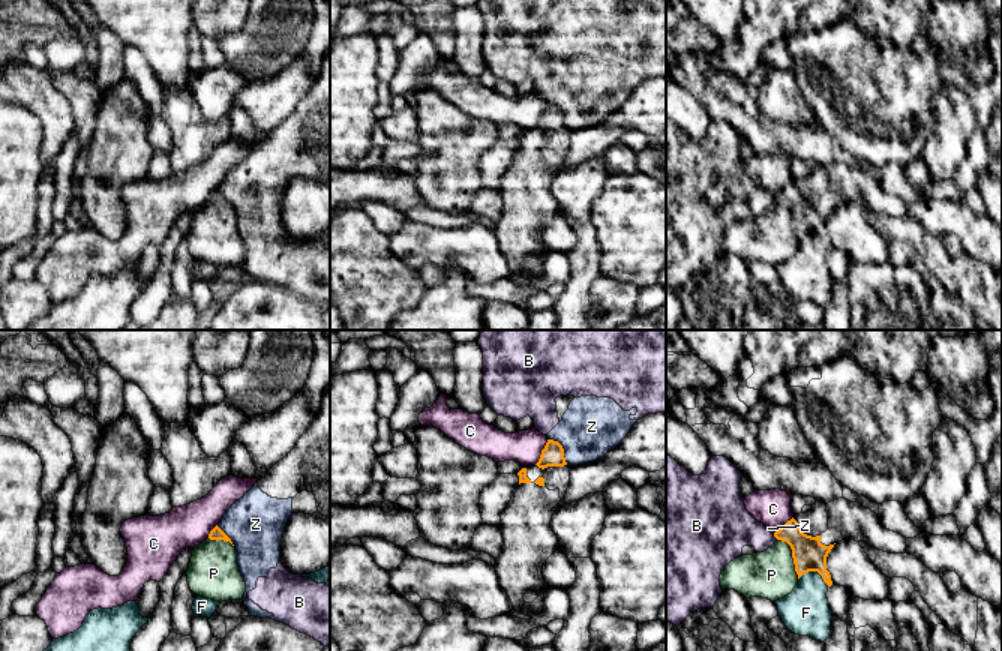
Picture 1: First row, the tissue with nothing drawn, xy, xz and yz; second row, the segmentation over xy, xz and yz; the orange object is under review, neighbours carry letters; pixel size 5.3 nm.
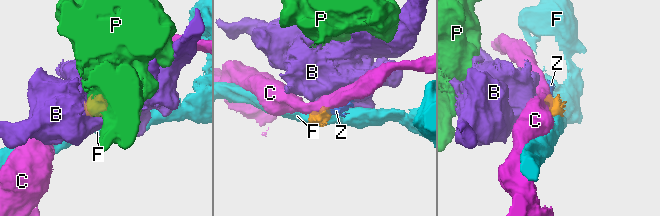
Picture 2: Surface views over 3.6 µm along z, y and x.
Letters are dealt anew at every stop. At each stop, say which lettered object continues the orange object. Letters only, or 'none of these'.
P

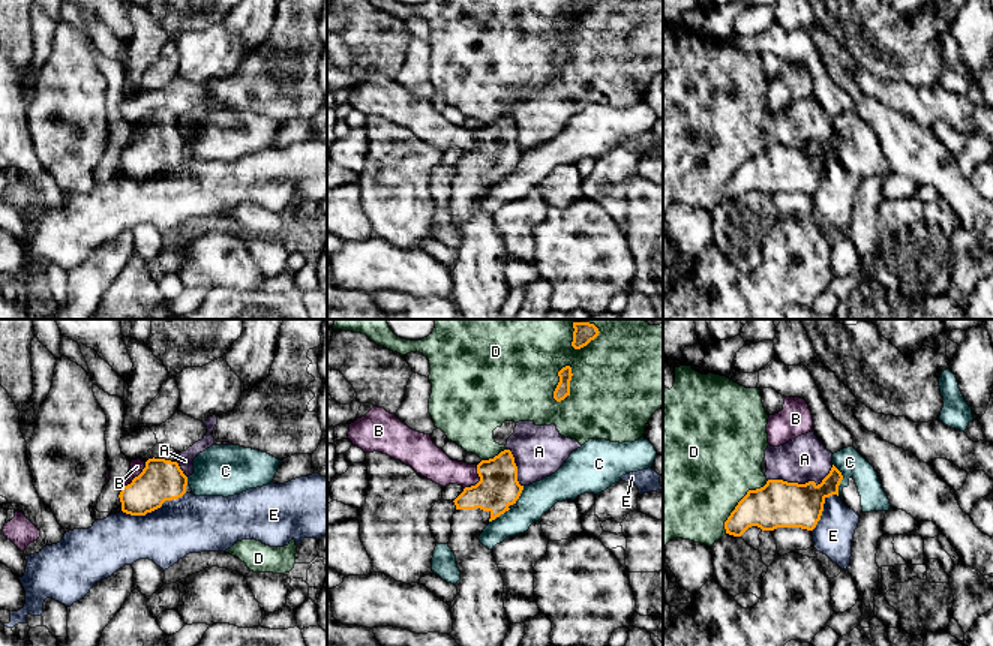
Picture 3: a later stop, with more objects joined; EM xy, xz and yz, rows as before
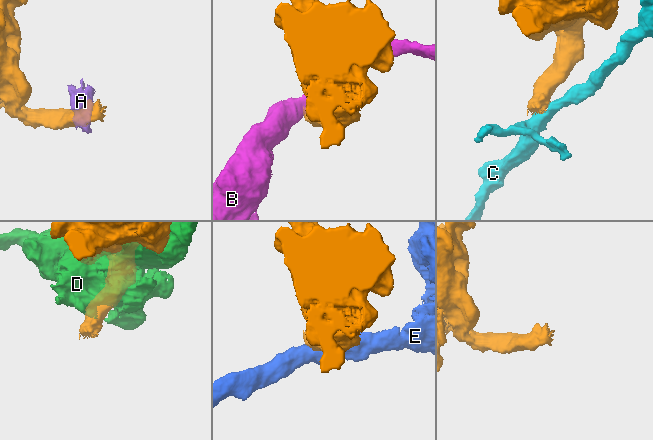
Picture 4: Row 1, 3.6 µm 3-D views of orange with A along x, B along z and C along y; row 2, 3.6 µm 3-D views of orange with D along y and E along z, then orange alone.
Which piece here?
none of these

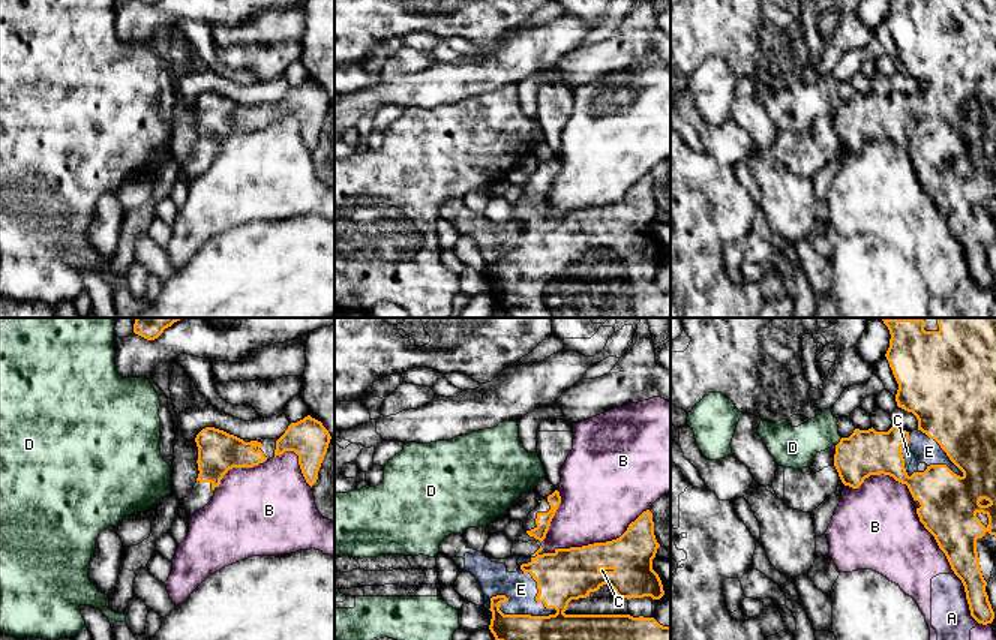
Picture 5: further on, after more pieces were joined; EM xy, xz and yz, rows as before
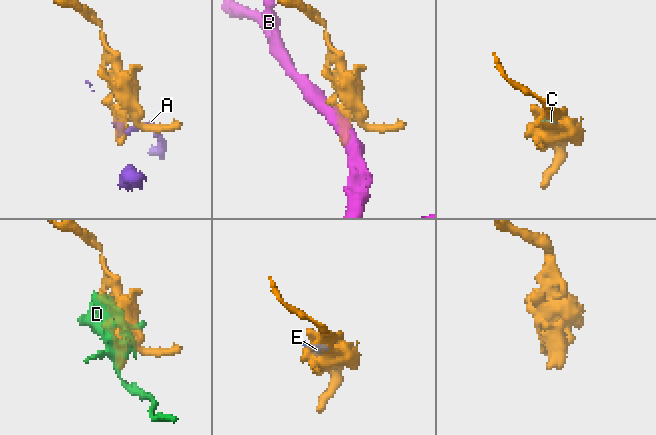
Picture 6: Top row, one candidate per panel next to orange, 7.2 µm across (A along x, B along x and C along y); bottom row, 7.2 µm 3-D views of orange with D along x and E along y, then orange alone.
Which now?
C, E

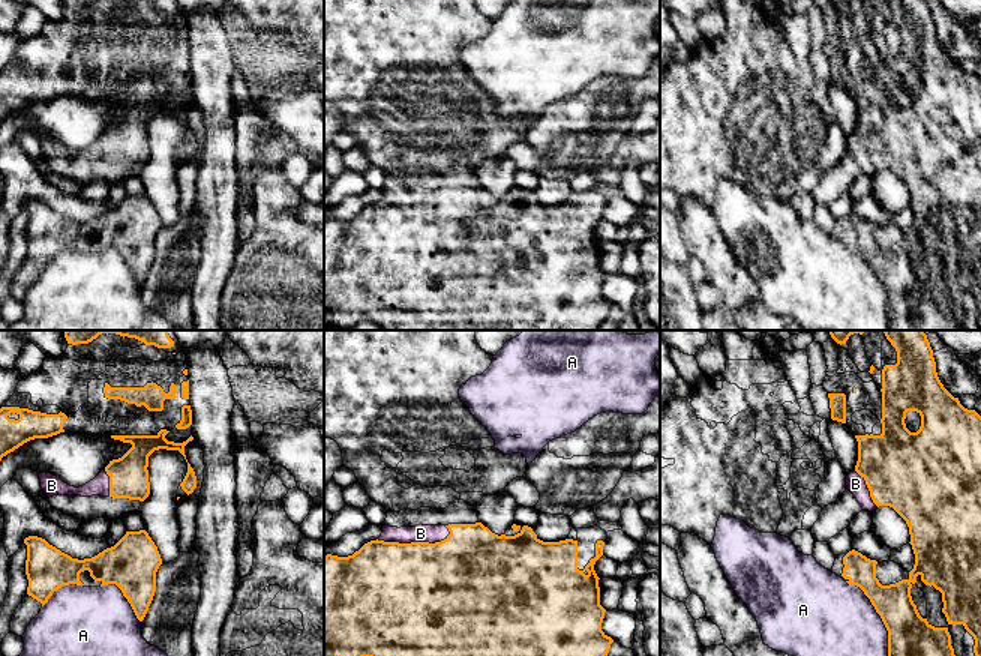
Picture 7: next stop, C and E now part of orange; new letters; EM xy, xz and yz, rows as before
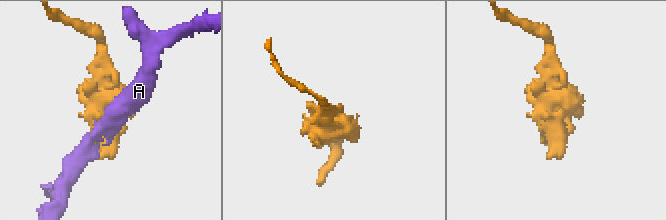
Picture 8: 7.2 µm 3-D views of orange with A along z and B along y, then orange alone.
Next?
B

